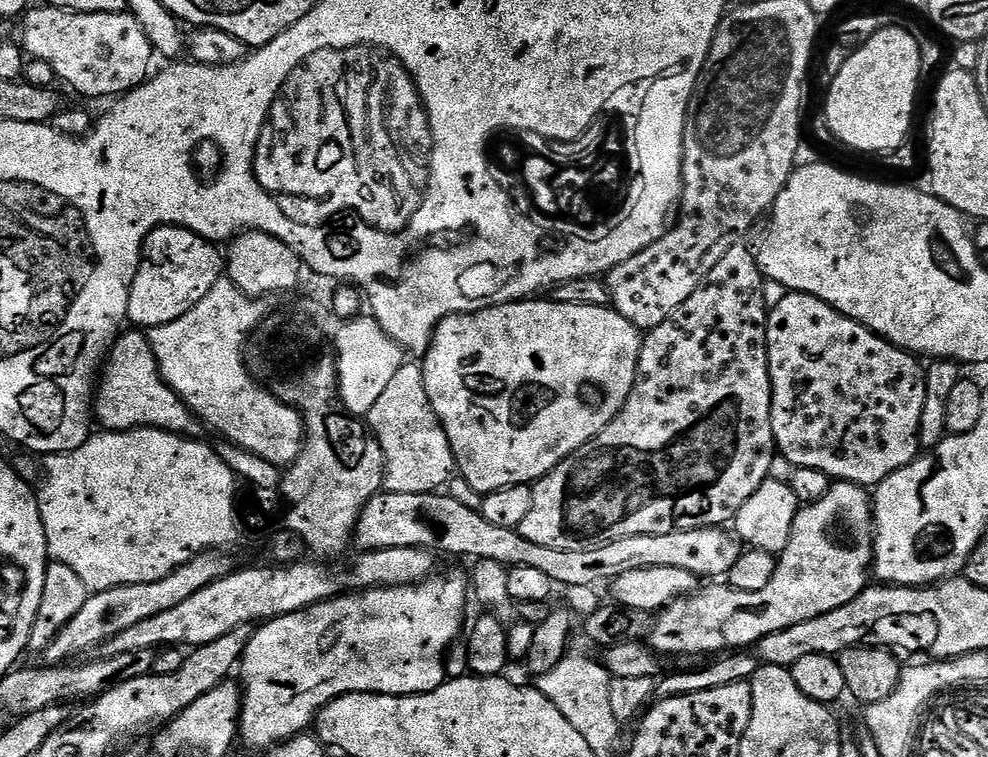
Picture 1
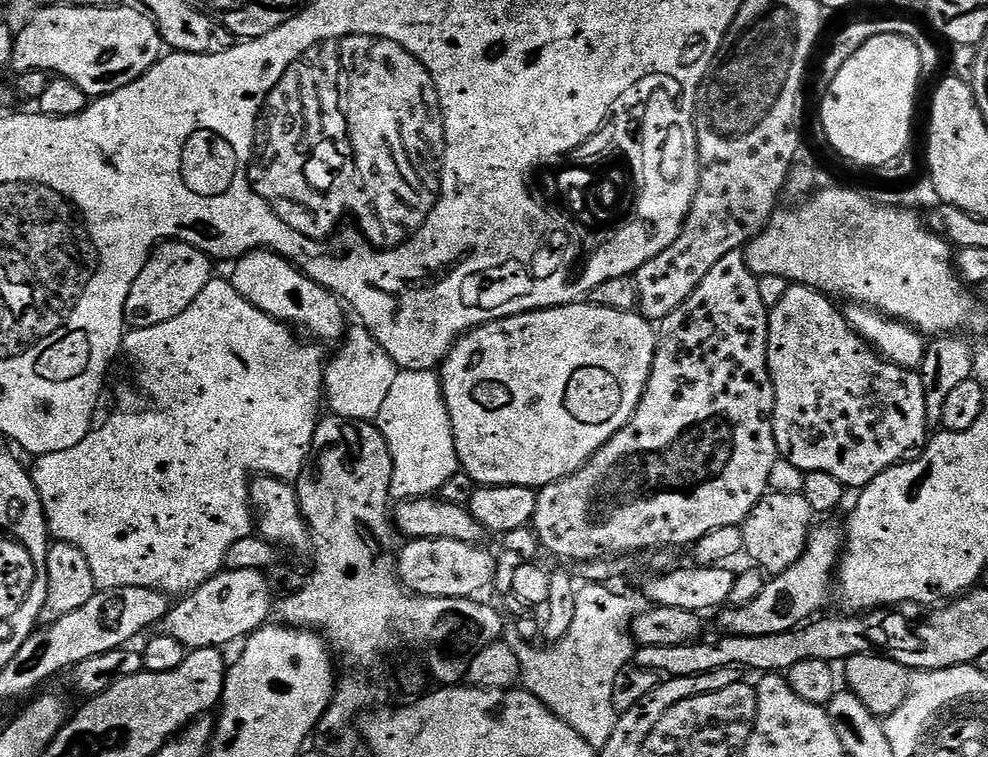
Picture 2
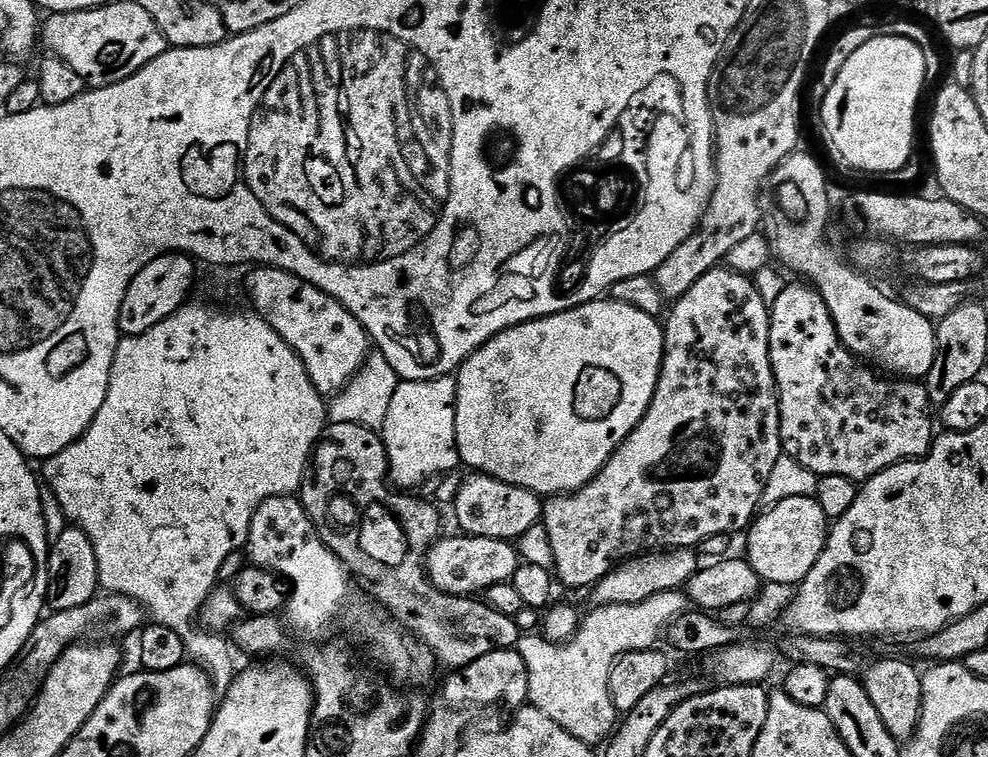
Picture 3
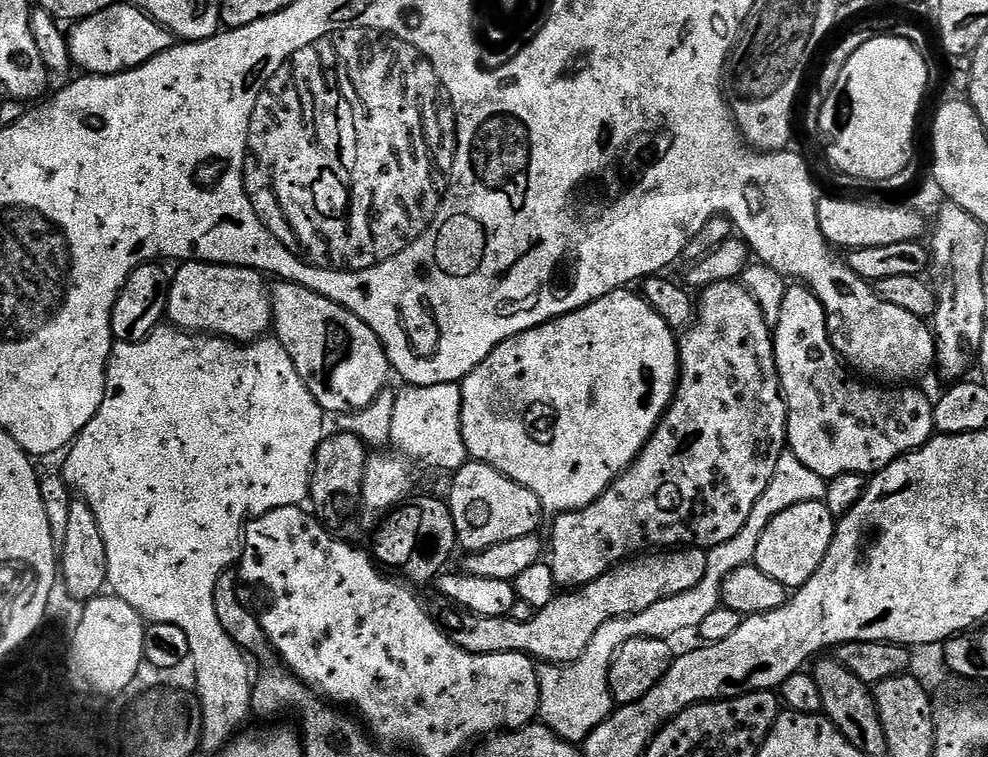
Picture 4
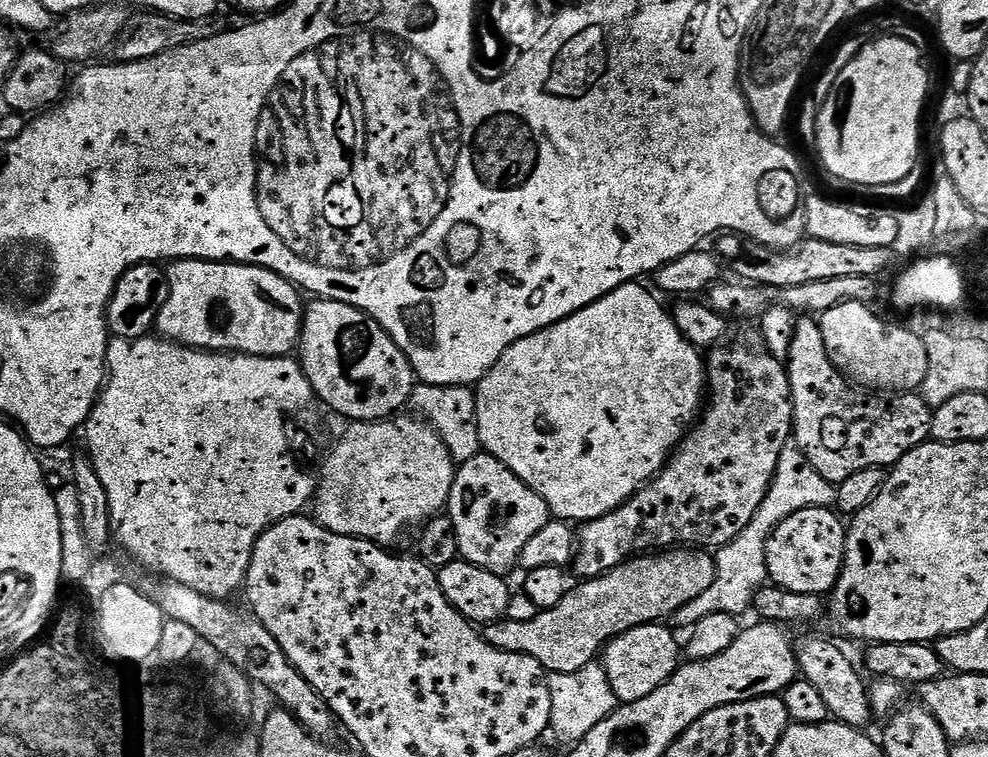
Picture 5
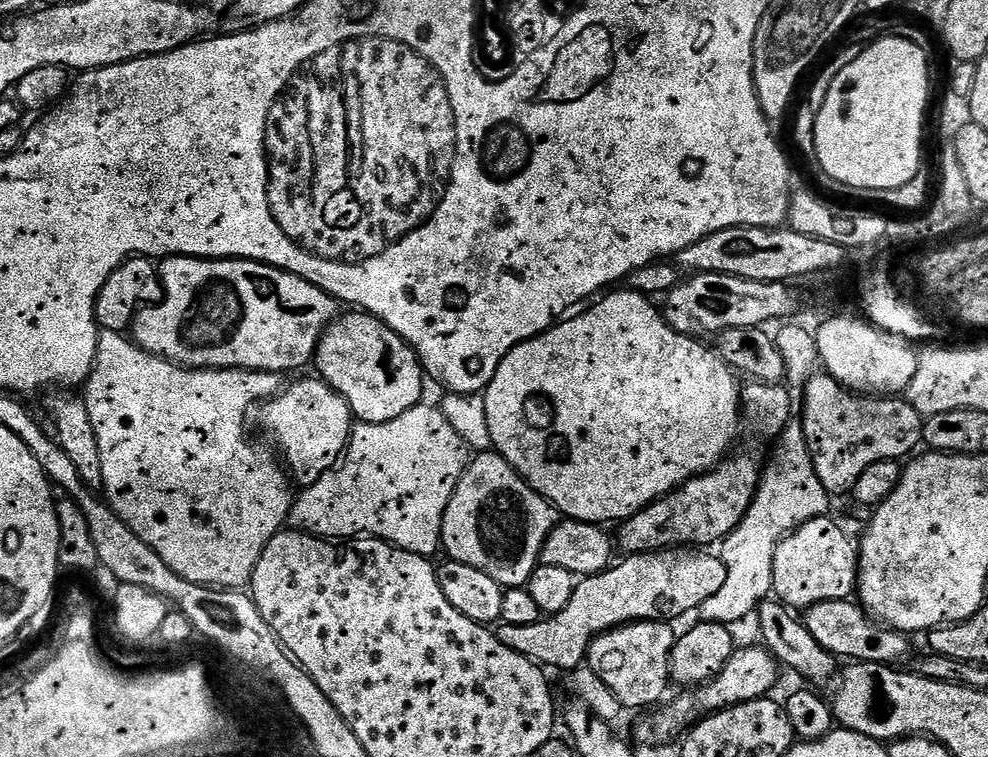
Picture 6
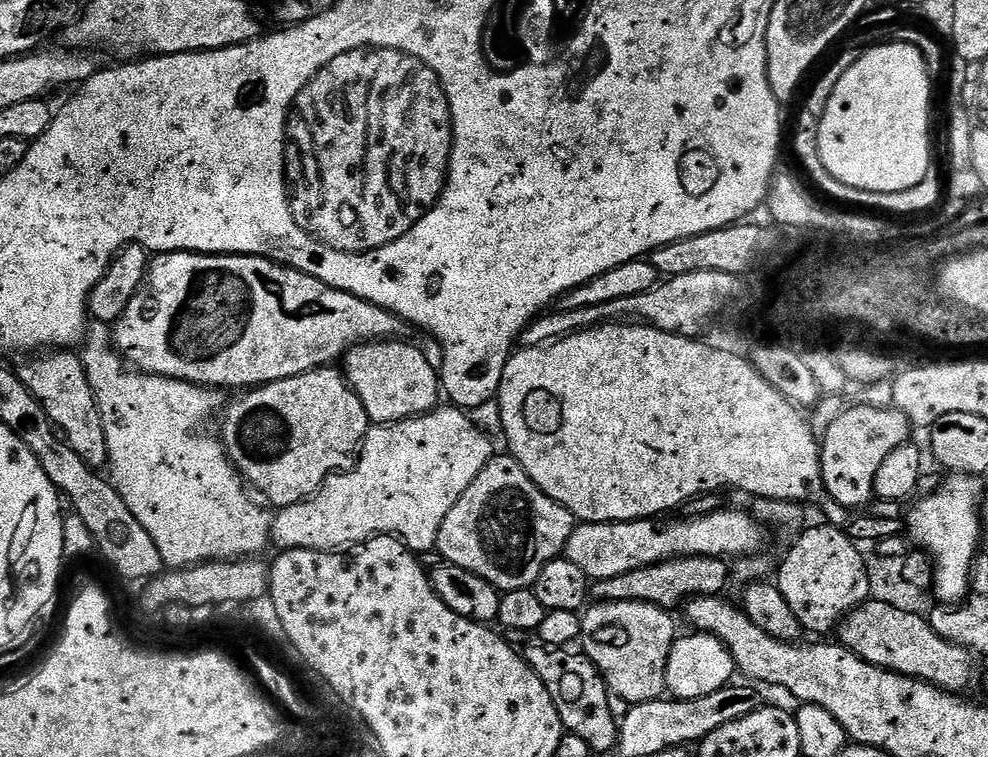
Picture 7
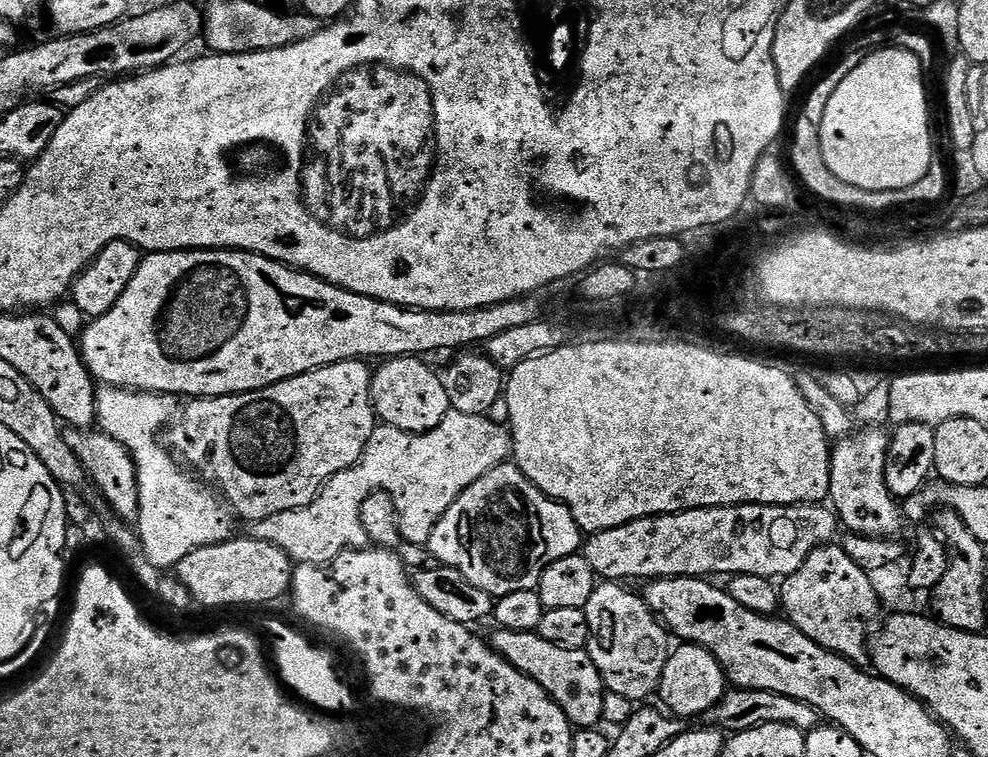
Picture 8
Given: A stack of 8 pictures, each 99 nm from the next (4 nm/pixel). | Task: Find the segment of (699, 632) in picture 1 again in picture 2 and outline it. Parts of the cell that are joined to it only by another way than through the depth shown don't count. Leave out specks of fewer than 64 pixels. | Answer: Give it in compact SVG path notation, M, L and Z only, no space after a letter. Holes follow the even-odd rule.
M813 527L812 533L808 536L808 545L802 554L802 558L798 558L798 562L794 562L794 566L790 566L785 572L777 572L765 583L762 594L758 594L758 598L754 598L754 602L750 602L741 608L731 606L725 607L719 613L720 624L725 633L733 636L765 636L766 634L782 634L783 632L791 632L803 625L805 622L811 621L817 614L823 613L824 607L828 604L828 599L834 596L834 577L838 572L838 565L842 555L842 532L836 528L820 528Z

